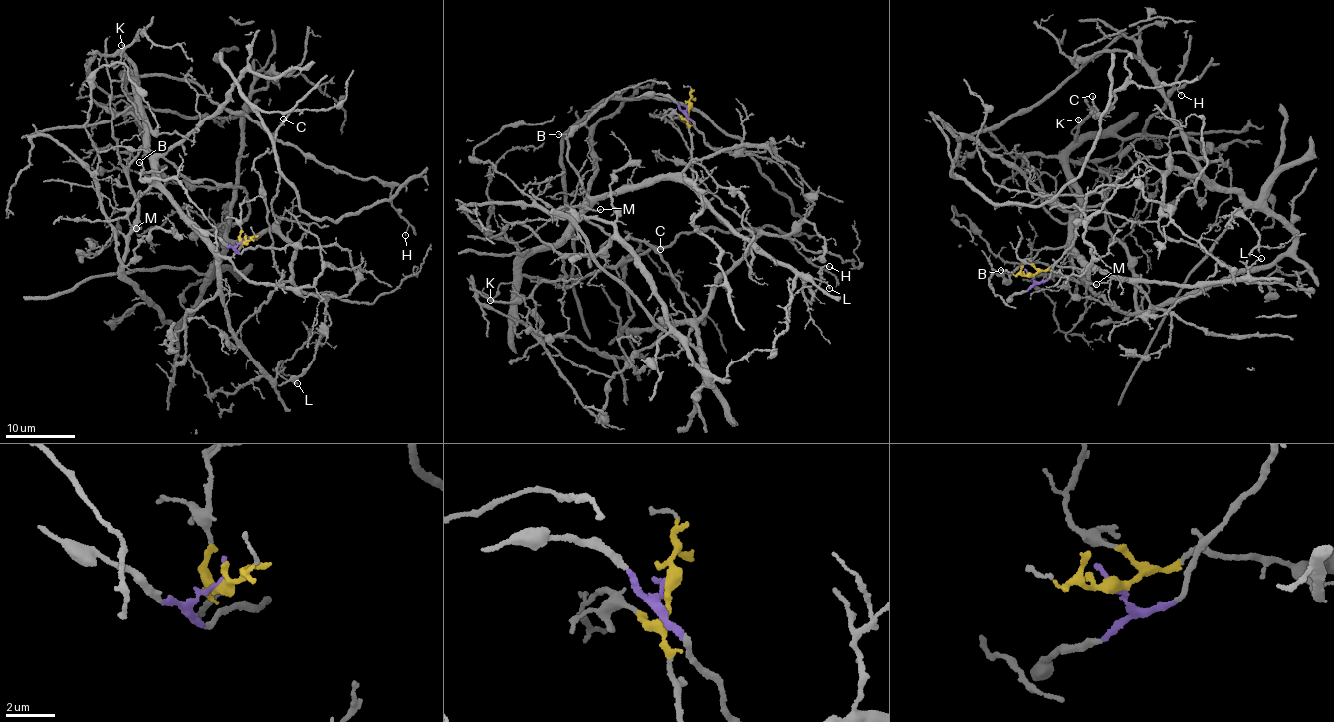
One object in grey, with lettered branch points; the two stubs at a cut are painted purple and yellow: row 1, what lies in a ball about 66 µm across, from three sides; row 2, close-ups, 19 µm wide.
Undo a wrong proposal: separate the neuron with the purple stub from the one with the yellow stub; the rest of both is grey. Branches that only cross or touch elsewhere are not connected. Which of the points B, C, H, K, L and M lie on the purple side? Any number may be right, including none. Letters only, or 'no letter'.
no letter

